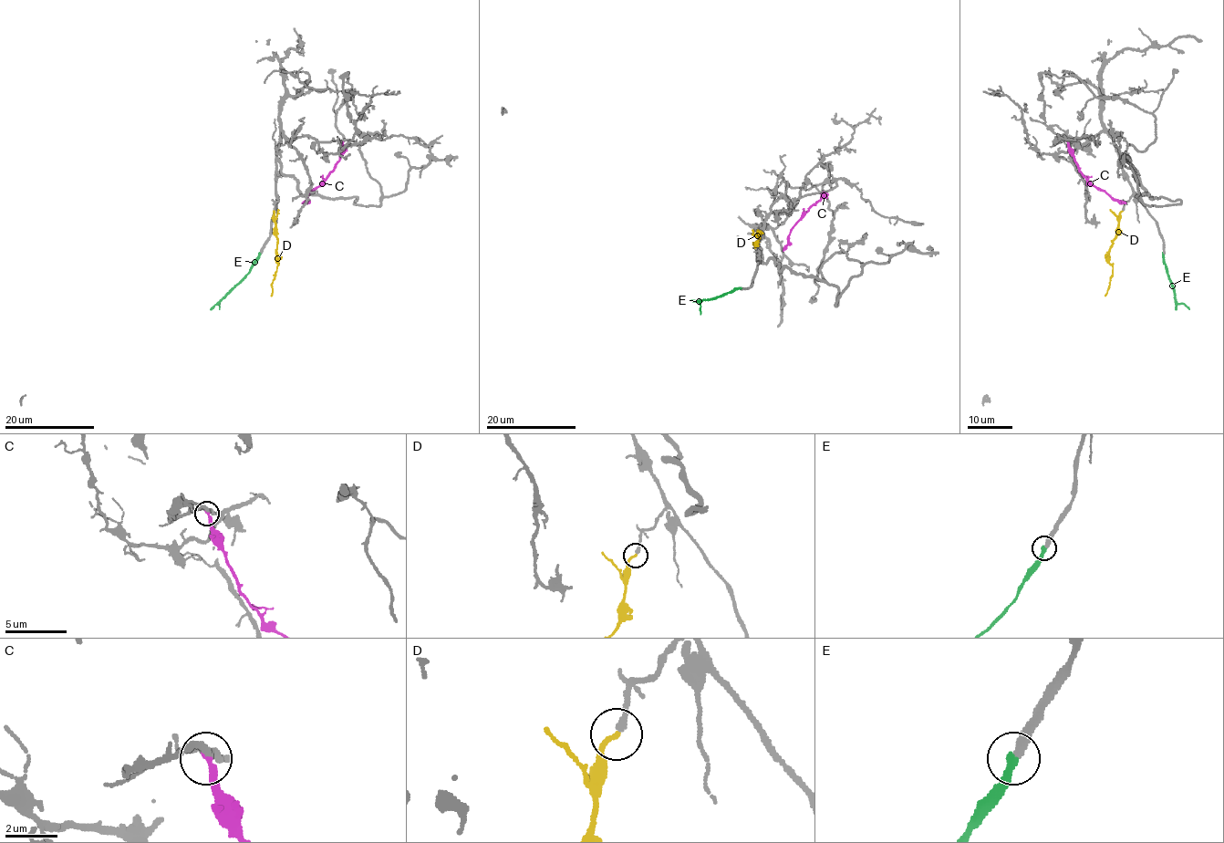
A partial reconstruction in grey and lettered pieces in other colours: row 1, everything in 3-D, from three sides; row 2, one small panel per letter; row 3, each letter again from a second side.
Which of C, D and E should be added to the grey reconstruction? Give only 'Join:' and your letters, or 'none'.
Join: D

